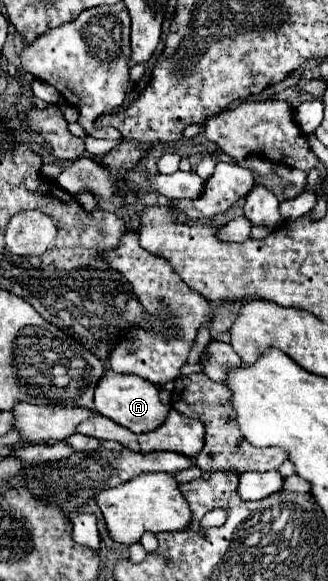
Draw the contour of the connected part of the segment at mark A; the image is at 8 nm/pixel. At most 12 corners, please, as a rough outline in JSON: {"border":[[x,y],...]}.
{"border":[[106,370],[94,410],[134,434],[164,424],[160,390]]}

